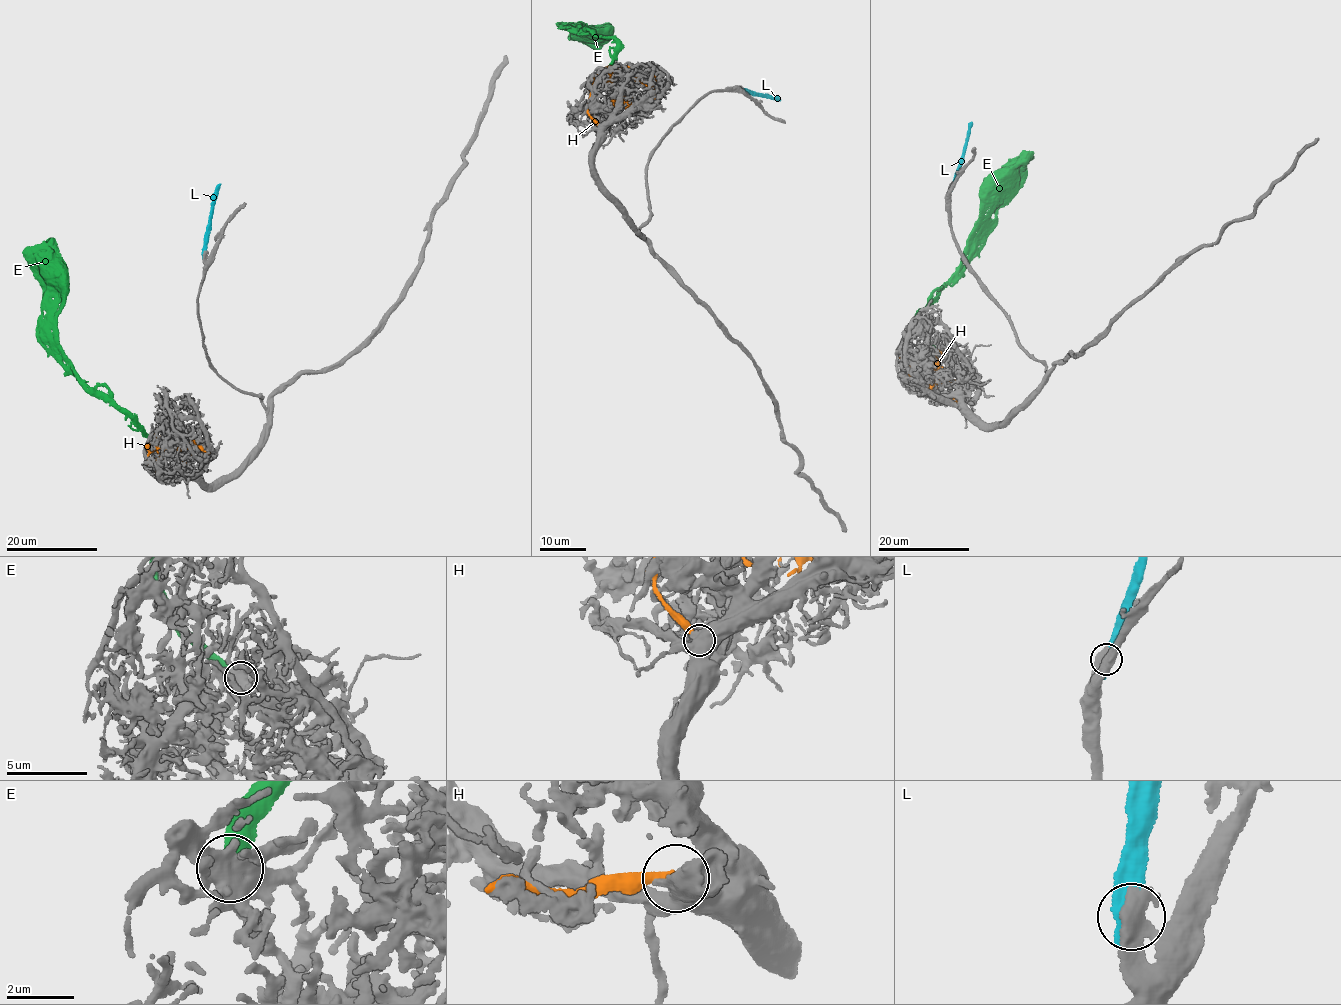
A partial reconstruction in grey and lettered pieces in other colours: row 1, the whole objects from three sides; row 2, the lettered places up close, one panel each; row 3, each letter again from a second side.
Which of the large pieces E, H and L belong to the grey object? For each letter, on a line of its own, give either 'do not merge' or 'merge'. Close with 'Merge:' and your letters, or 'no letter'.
E: do not merge
H: do not merge
L: do not merge
Merge: no letter

